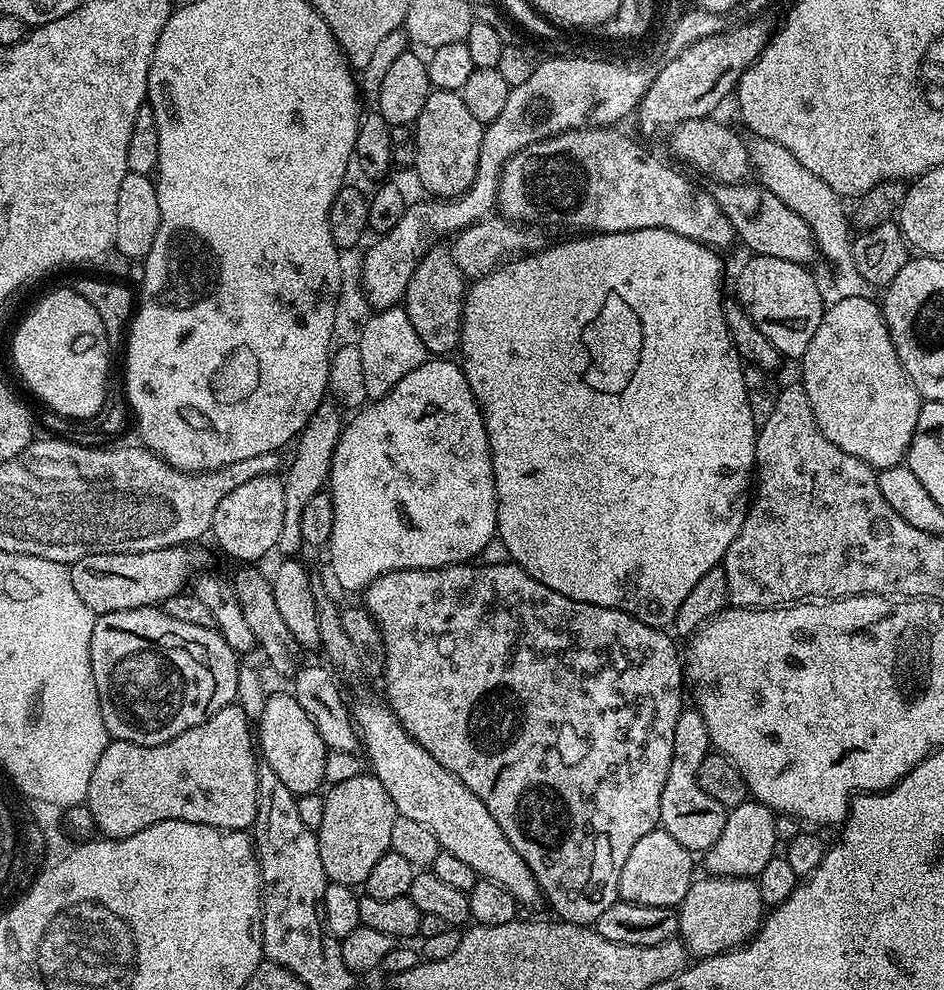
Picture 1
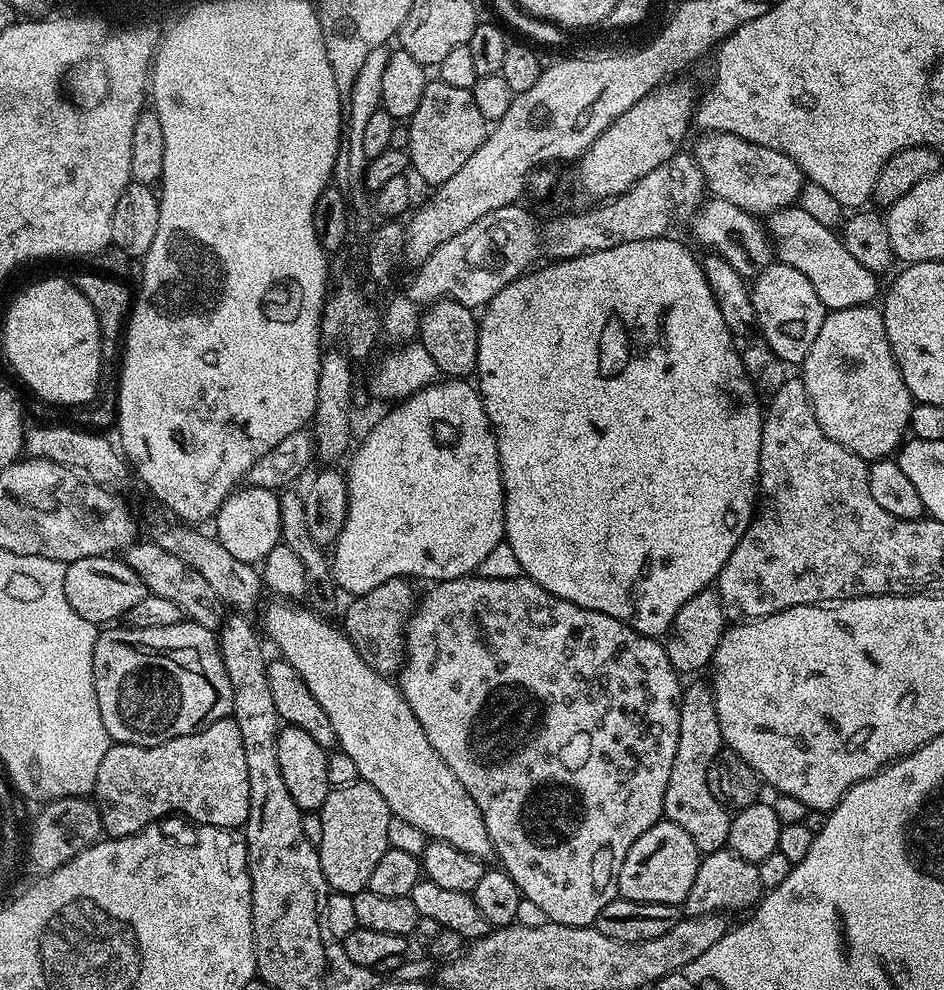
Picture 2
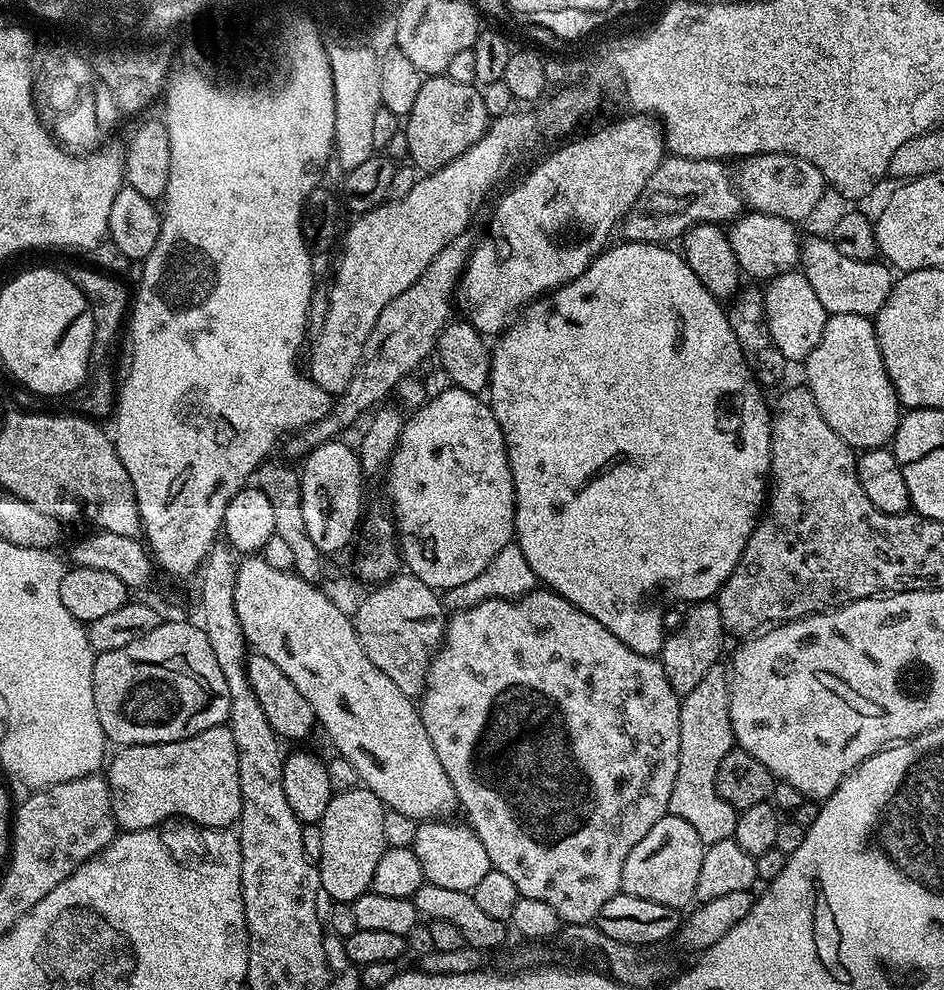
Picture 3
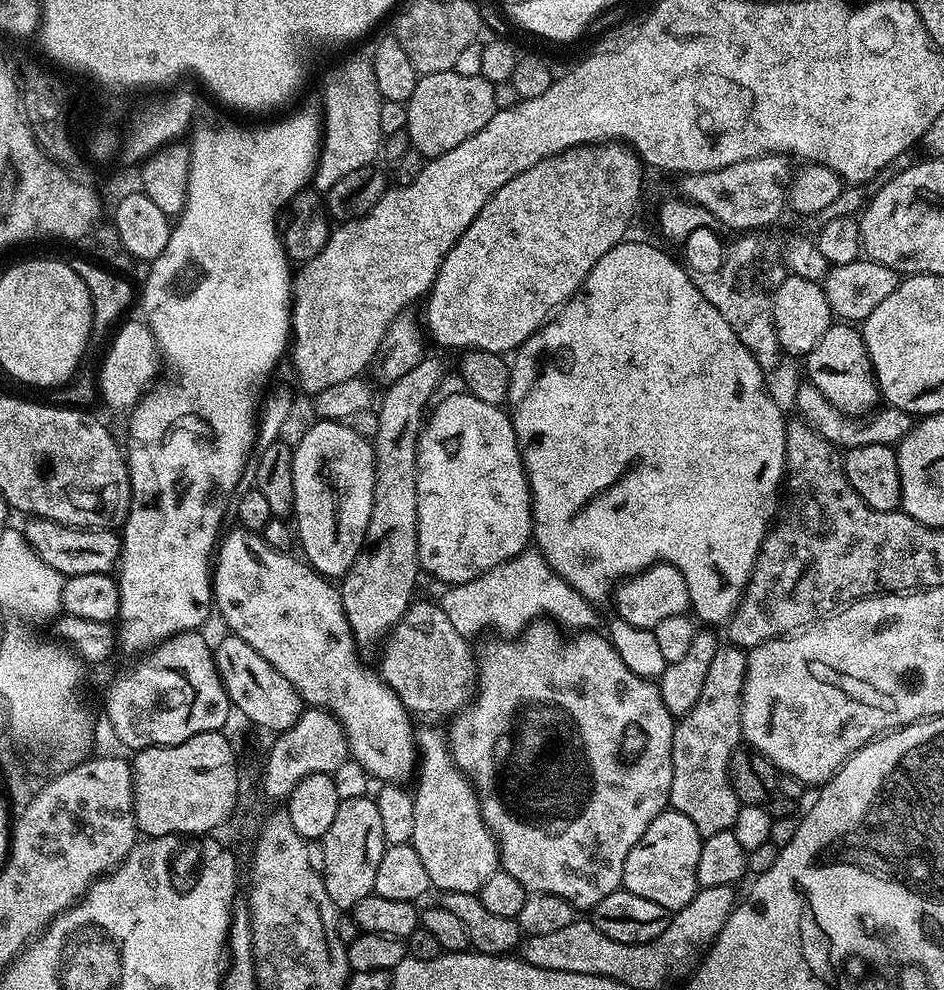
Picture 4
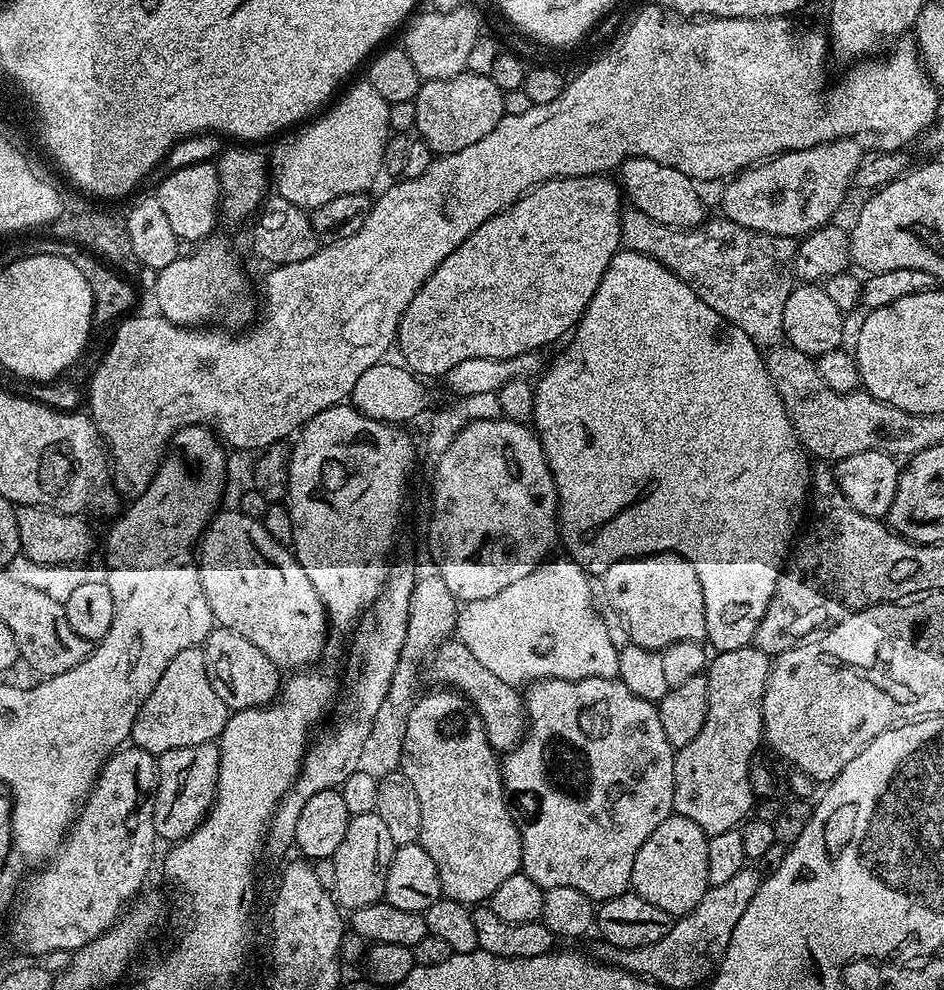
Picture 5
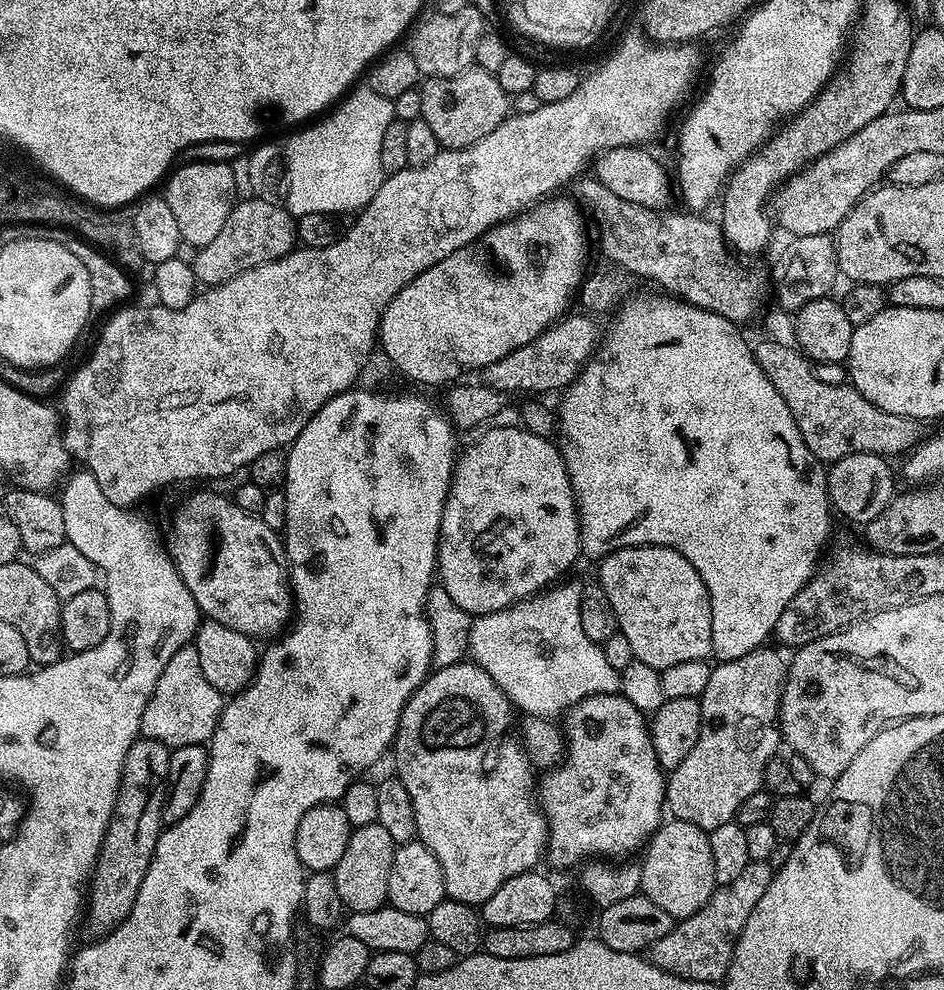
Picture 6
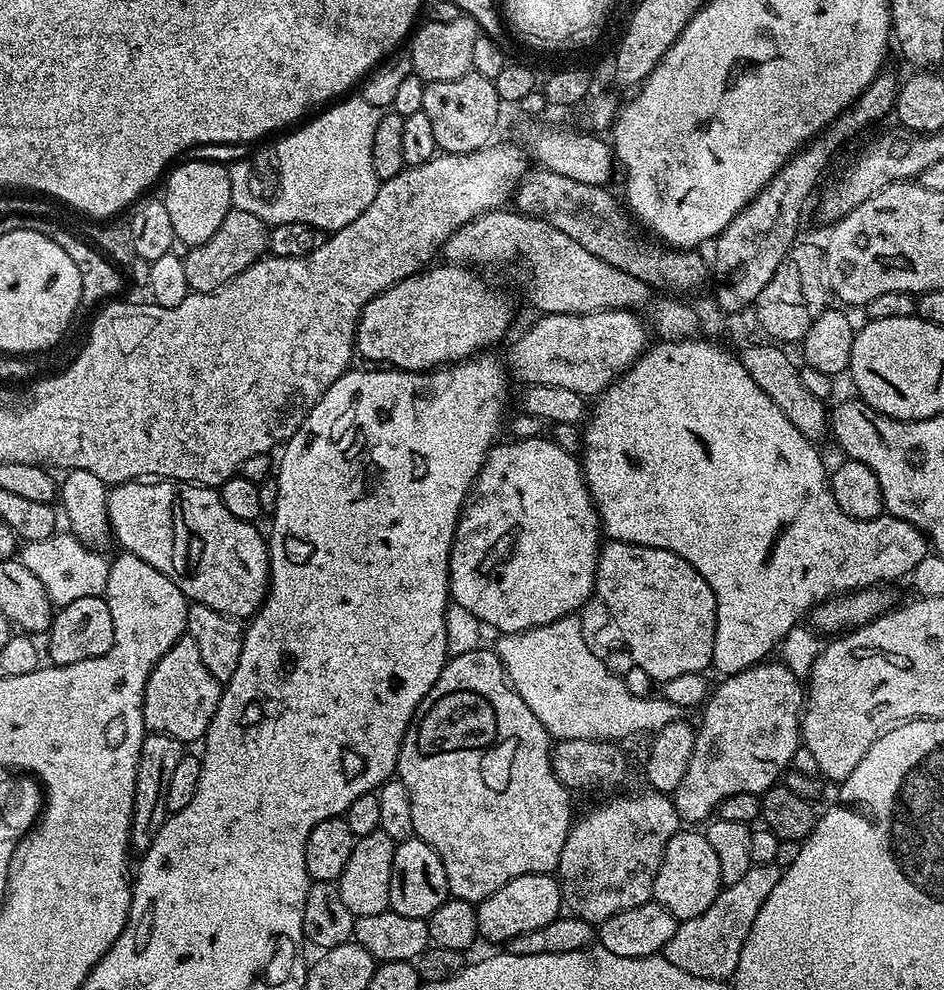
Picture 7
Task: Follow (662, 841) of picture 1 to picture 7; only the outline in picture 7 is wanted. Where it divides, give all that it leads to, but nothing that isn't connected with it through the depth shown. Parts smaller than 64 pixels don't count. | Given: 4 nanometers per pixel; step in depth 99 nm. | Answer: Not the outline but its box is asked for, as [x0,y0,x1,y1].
[652,830,722,921]

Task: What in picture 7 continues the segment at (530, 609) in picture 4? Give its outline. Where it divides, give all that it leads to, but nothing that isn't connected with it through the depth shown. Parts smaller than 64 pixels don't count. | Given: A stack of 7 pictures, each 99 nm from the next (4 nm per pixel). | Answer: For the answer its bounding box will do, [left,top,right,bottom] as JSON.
[494,615,672,742]

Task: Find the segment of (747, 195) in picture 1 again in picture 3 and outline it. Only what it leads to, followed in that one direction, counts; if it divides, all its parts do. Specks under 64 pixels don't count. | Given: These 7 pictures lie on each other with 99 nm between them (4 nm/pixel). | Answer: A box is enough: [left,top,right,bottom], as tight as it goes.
[799,235,894,317]

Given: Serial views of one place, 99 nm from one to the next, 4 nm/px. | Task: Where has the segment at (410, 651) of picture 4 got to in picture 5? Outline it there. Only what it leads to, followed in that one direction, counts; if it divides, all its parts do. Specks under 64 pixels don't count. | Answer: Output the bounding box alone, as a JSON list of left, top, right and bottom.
[432,638,526,750]

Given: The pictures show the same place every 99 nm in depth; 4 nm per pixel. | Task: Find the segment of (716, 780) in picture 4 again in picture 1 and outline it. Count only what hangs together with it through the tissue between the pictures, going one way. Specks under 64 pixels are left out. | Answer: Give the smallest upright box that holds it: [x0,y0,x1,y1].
[659,707,729,854]

